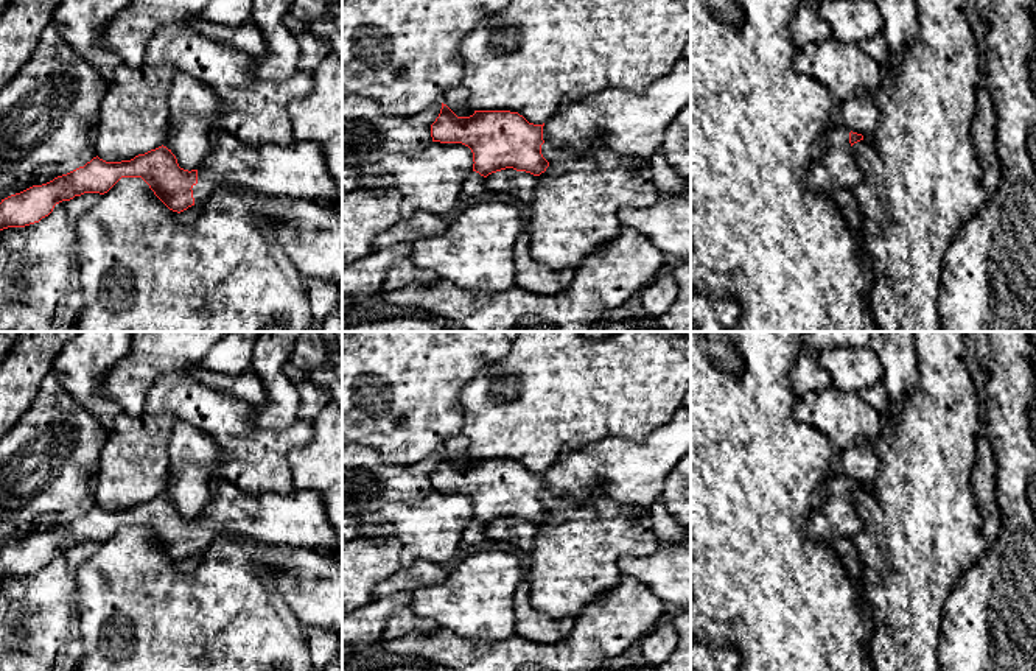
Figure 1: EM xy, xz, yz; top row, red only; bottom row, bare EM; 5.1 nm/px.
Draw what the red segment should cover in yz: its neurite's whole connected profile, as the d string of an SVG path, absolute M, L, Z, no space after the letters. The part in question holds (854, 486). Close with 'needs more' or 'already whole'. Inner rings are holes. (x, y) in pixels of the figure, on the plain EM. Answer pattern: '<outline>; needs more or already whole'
M832 475L821 486L826 495L821 508L812 514L812 537L817 542L834 543L838 537L852 537L865 523L852 503L851 495L863 489L862 483Z; needs more

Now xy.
M213 478L208 484L210 501L198 518L184 518L176 504L166 495L159 495L131 509L106 511L98 504L67 523L53 529L33 534L11 543L0 551L0 579L25 576L48 565L54 554L84 542L107 542L121 526L142 526L154 543L173 560L184 560L204 551L219 534L236 534L263 542L266 545L286 545L291 548L333 550L338 543L334 528L328 522L324 498L316 490L294 489L289 494L246 494L232 483Z; needs more

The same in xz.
M680 406L667 423L642 441L608 437L577 450L566 448L543 473L529 472L523 464L510 459L474 459L470 465L457 465L442 451L440 462L431 473L431 486L432 490L468 495L473 501L473 520L484 526L506 517L540 525L549 515L541 503L543 492L569 497L574 506L586 503L596 494L604 494L632 508L650 509L663 494L664 481L688 453L691 453L691 409Z; needs more

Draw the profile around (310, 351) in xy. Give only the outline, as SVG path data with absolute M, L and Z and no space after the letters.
M299 332L289 363L300 371L330 366L342 381L342 352L328 352L320 332Z

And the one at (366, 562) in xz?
M356 537L342 543L342 617L373 601L375 587L401 568L401 548L389 539Z

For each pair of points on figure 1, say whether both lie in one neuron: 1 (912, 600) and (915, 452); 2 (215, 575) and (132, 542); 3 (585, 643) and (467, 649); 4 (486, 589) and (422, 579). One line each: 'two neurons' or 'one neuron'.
1: one neuron
2: one neuron
3: one neuron
4: two neurons

